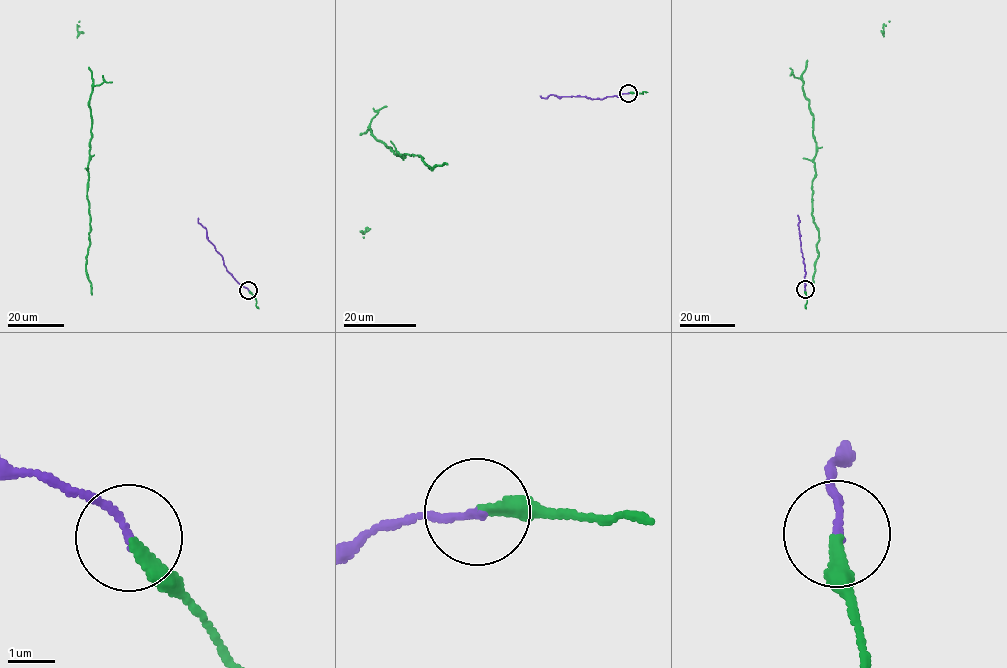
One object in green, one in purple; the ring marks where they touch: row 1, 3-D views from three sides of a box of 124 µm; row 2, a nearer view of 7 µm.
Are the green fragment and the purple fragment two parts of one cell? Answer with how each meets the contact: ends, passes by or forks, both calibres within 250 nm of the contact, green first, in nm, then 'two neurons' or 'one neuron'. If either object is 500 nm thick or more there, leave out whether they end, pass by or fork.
green ends there; purple ends there; 240 nm thick on the green side, 140 nm on the other; one neuron

